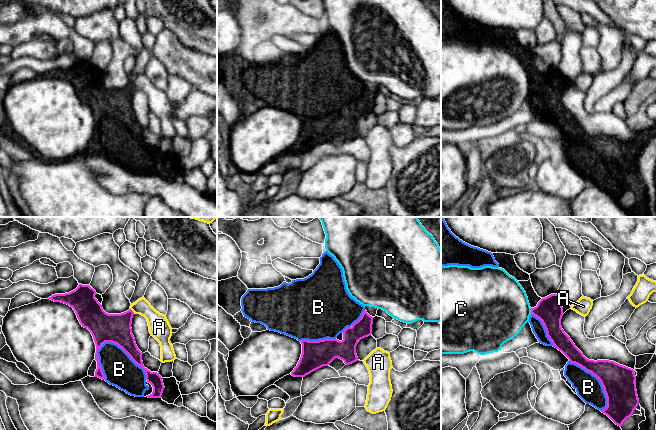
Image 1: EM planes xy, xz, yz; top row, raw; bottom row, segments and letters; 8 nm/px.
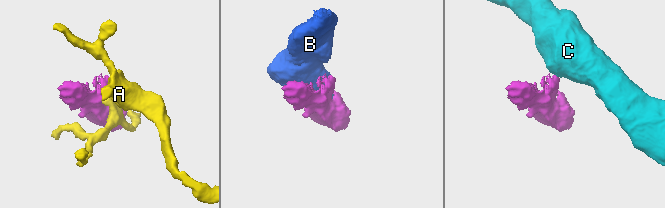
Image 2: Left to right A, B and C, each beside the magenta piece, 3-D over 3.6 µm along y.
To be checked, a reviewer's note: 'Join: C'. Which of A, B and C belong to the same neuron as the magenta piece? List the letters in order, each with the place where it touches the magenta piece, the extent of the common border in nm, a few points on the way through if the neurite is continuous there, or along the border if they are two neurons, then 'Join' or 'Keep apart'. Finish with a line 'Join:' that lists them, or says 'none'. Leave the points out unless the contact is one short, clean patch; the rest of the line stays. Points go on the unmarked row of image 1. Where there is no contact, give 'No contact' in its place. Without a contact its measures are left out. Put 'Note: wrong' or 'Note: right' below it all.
A: Touches magenta at xy (132, 87). Shared border 60 nm. Boundary: xy (130, 84), (134, 89). Keep apart
B: Touches magenta at xy (125, 127). Shared border 460 nm. Join
C: Touches magenta at yz (531, 87). Shared border 50 nm. Boundary: yz (530, 84), (532, 89). Keep apart
Join: B
Note: wrong

